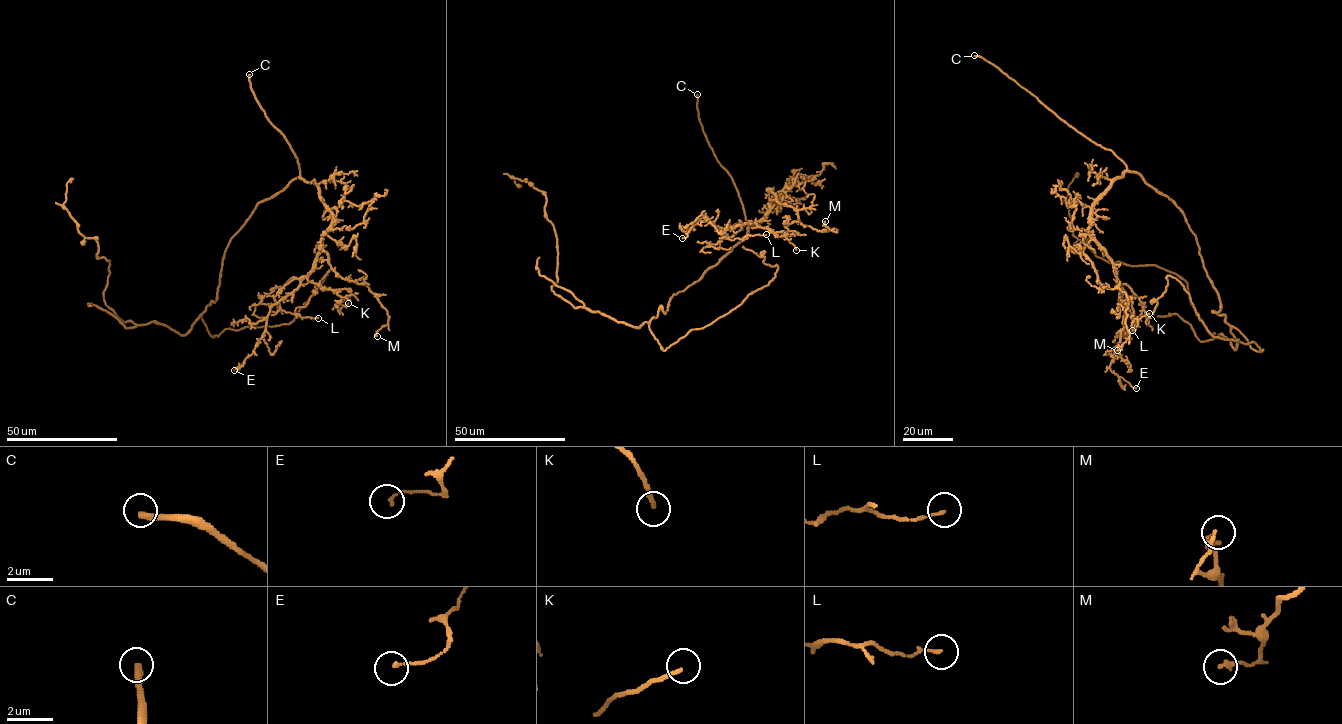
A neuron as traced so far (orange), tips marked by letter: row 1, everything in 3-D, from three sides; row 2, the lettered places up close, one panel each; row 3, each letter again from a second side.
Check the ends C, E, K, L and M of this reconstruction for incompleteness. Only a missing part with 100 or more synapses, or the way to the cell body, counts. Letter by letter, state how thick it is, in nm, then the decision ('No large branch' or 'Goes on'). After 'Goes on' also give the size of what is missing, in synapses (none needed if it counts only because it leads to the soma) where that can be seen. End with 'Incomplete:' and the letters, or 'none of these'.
C: Thickness 280 nm. Goes on
E: Thickness 120 nm. No large branch
K: Thickness 170 nm. No large branch
L: Thickness 110 nm. No large branch
M: Thickness 180 nm. No large branch
Incomplete: C

